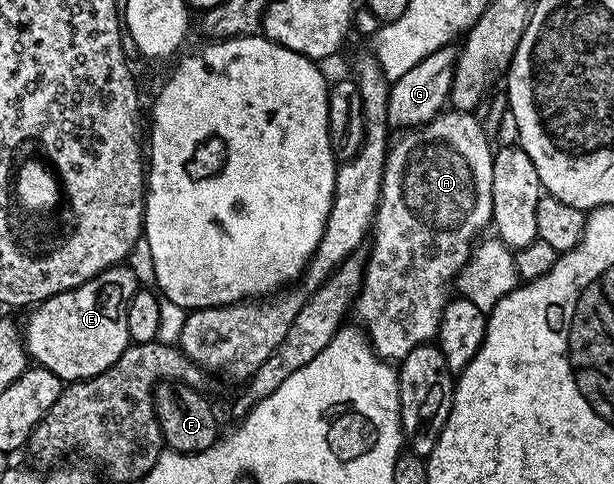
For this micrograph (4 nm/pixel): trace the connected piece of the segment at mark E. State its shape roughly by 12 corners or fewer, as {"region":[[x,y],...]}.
{"region":[[117,266],[29,311],[29,357],[62,382],[130,343],[136,272]]}

